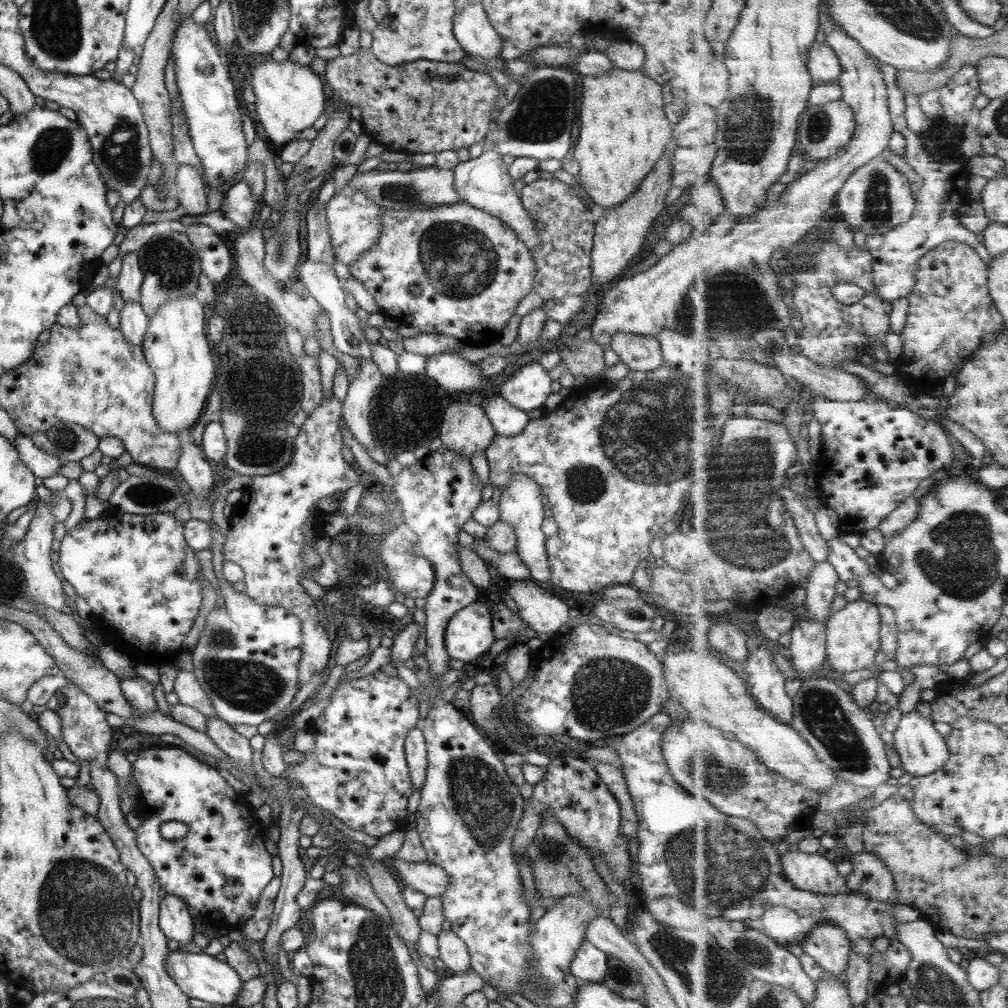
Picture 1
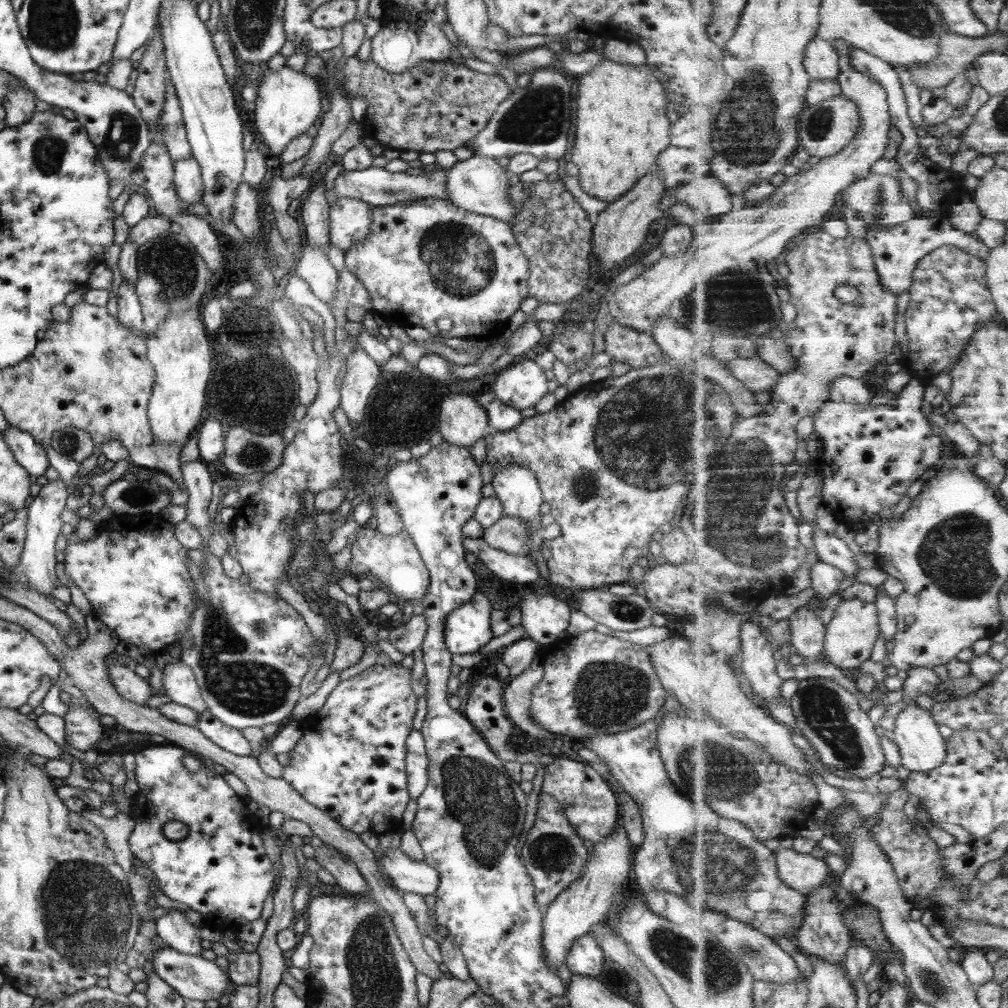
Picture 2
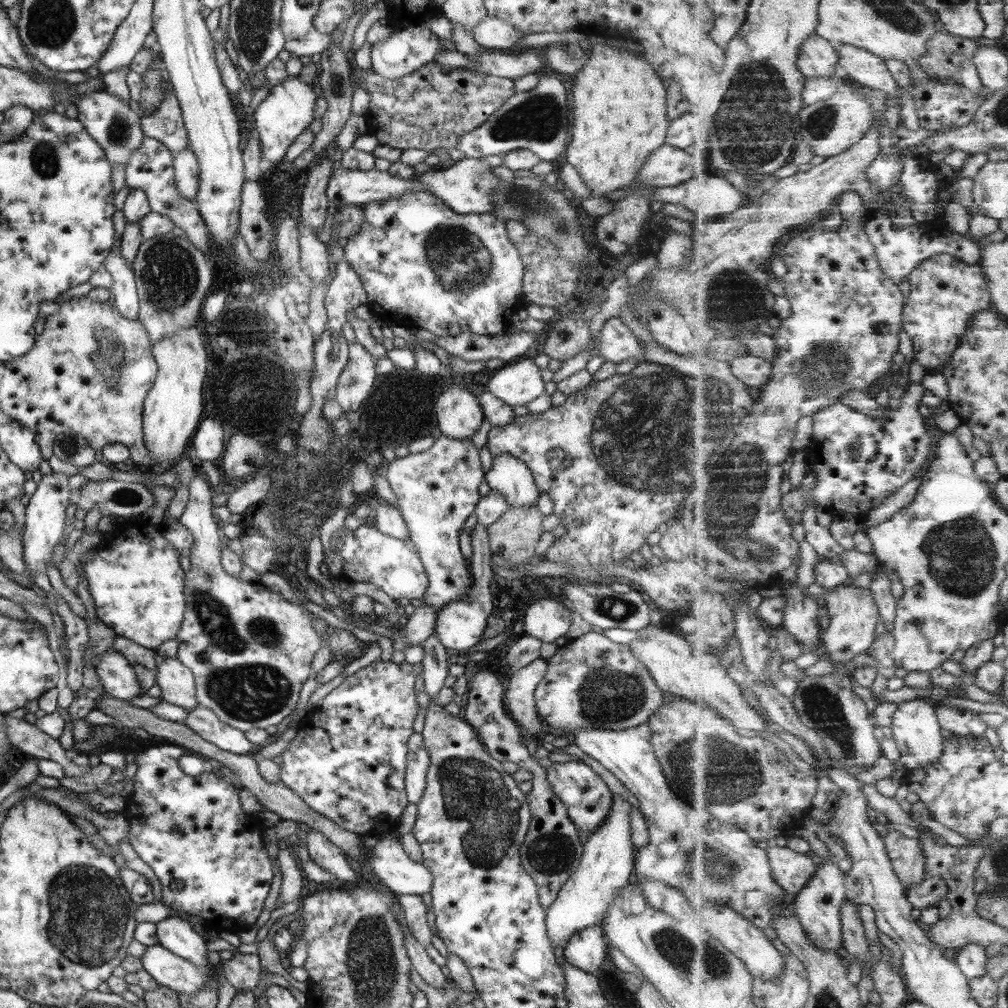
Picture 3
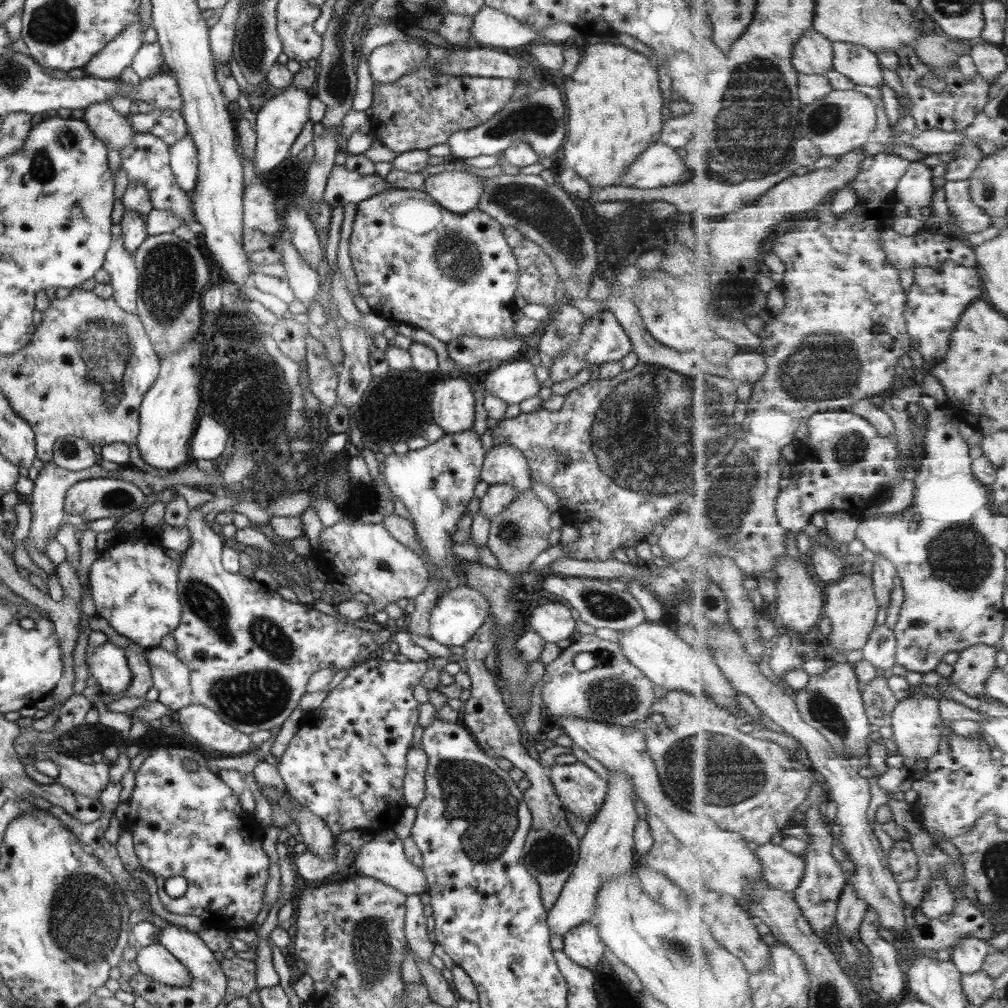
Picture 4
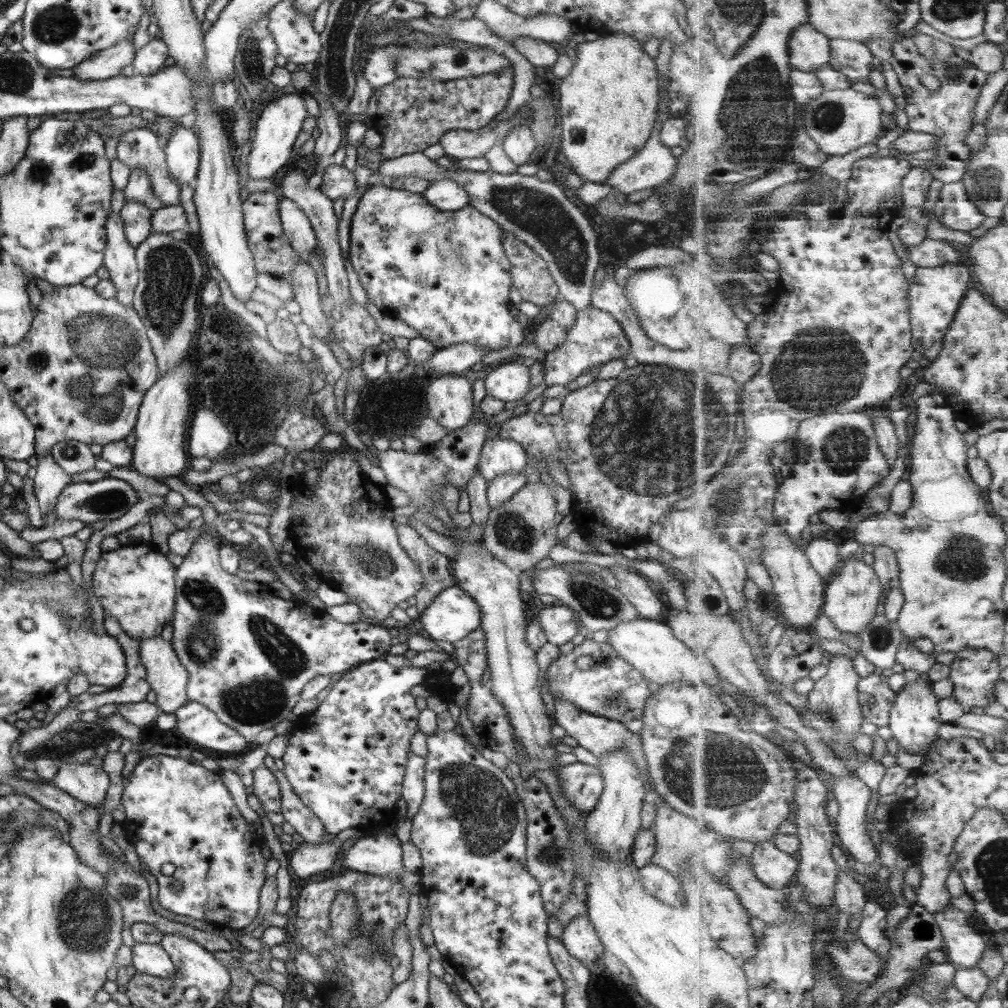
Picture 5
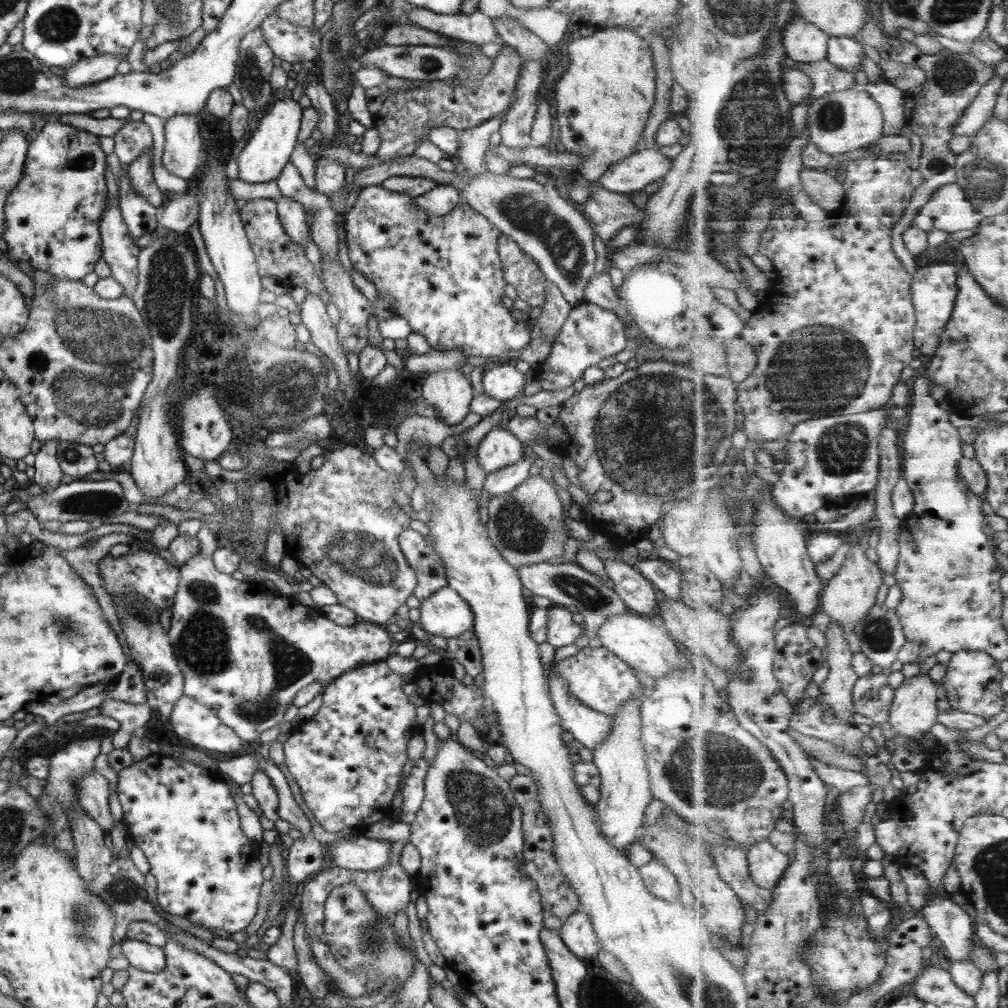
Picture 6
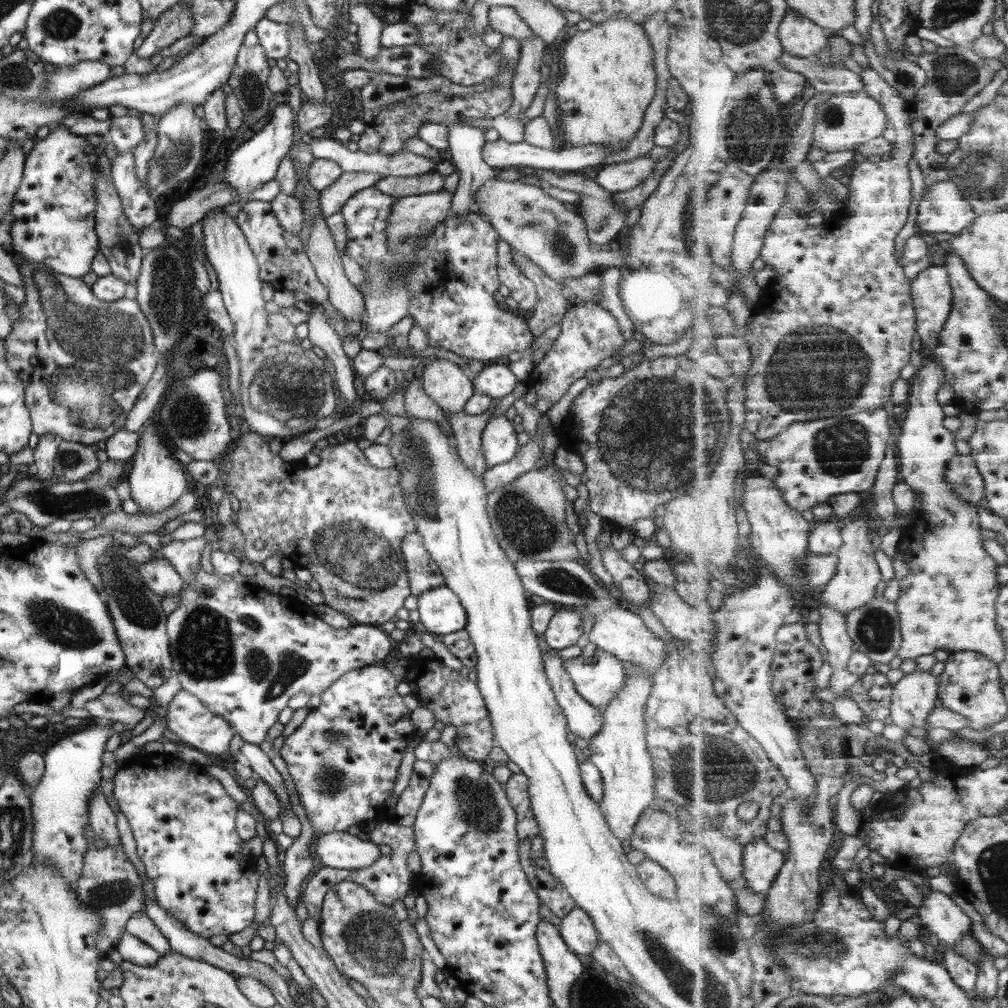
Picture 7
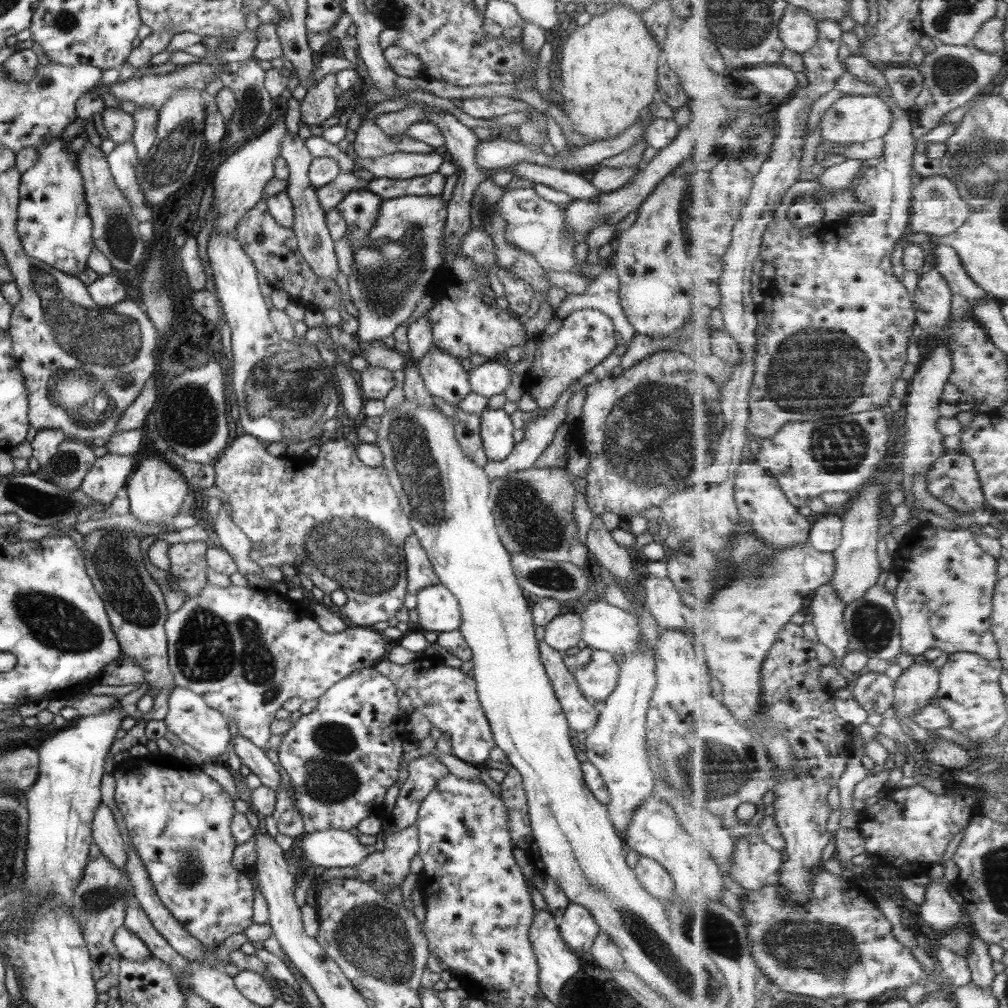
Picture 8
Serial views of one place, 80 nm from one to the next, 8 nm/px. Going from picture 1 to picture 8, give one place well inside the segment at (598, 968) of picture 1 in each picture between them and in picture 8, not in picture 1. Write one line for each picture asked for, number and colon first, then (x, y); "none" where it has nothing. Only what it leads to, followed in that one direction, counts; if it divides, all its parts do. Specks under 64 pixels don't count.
2: (584, 958)
3: (586, 950)
4: (582, 946)
5: (578, 937)
6: (576, 933)
7: (576, 929)
8: (577, 928)

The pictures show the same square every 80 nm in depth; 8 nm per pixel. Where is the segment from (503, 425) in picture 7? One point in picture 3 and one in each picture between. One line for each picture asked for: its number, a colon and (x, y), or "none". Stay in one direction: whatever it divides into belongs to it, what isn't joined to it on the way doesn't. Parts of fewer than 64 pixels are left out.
3: (510, 477)
4: (502, 464)
5: (497, 457)
6: (498, 449)

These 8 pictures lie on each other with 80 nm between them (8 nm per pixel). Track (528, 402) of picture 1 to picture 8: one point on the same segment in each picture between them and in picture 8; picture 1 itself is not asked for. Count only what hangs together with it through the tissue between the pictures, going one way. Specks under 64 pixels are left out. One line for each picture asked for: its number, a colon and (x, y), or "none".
2: (519, 386)
3: (517, 382)
4: (514, 381)
5: (509, 381)
6: (503, 382)
7: (496, 381)
8: (491, 378)

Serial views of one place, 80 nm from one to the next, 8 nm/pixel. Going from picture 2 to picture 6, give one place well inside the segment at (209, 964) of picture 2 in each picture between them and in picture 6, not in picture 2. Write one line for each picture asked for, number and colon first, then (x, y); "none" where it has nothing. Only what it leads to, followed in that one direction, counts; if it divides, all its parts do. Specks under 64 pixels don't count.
3: (168, 970)
4: (154, 961)
5: (149, 959)
6: (141, 956)

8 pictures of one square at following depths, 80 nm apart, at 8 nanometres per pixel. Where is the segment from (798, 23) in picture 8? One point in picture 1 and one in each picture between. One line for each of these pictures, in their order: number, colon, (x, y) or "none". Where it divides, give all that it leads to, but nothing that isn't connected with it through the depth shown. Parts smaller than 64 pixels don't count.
1: (824, 65)
2: (822, 60)
3: (819, 57)
4: (814, 54)
5: (810, 49)
6: (806, 43)
7: (803, 38)

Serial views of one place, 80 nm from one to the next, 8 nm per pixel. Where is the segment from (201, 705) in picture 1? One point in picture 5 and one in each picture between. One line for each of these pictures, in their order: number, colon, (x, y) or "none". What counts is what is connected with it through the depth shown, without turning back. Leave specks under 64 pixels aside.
2: (178, 682)
3: (175, 682)
4: (169, 676)
5: (167, 678)

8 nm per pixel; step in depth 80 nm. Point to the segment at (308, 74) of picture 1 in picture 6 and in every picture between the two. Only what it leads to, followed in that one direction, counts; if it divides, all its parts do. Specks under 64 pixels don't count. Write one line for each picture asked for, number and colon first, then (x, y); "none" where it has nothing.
2: (287, 102)
3: (288, 109)
4: (277, 123)
5: (279, 123)
6: (263, 156)

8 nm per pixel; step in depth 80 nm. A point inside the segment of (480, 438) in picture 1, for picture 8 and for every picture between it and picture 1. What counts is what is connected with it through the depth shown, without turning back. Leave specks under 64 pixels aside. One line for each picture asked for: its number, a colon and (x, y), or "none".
2: (461, 421)
3: (458, 414)
4: (451, 403)
5: (448, 398)
6: (448, 391)
7: (446, 383)
8: (443, 375)

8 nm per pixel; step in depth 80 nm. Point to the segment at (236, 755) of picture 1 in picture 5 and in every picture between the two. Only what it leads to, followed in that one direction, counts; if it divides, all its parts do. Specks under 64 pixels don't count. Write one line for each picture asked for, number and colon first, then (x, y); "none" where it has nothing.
2: (225, 737)
3: (202, 721)
4: (203, 726)
5: (194, 722)

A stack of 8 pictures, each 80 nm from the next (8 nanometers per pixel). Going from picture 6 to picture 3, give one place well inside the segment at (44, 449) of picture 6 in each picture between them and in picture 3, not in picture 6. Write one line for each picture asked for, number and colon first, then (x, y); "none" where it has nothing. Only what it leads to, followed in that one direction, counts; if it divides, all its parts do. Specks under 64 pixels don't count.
3: (45, 510)
4: (49, 487)
5: (50, 480)

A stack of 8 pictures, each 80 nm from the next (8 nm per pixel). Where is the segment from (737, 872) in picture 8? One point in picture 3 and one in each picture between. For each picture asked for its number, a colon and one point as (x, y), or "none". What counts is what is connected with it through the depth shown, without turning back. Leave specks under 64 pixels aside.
3: (792, 870)
4: (784, 870)
5: (776, 868)
6: (767, 864)
7: (762, 863)

